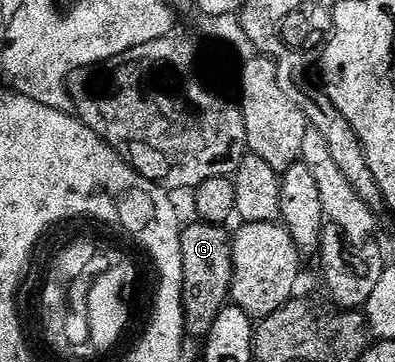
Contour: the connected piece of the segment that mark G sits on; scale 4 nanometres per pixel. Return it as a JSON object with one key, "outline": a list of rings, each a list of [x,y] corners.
{"outline":[[[194,221],[179,232],[183,278],[183,330],[188,336],[206,336],[213,317],[228,302],[231,293],[231,235],[226,226]]]}

